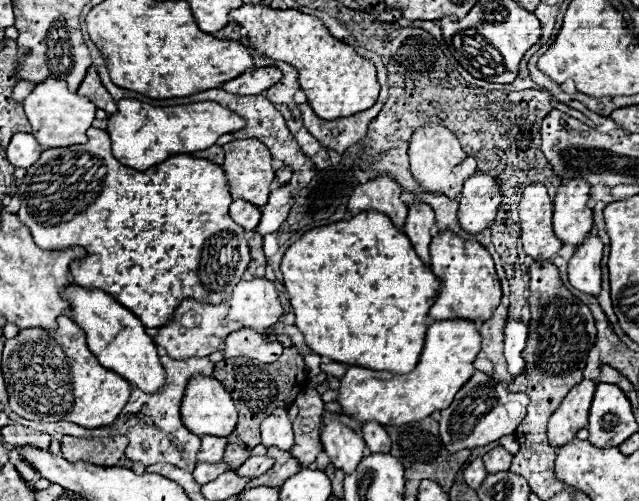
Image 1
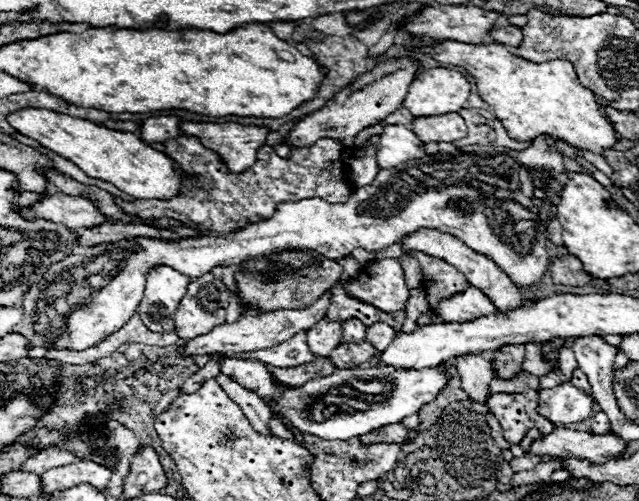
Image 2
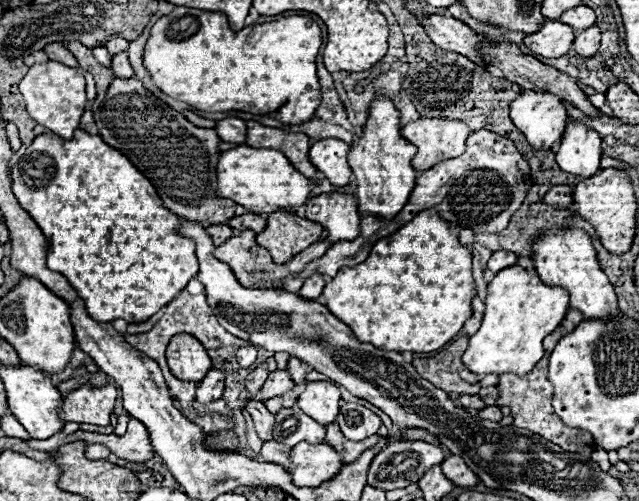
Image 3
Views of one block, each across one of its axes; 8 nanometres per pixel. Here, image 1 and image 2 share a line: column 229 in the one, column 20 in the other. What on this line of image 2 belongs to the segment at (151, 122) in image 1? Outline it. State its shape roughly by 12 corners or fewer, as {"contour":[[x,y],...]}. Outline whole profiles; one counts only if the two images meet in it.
{"contour":[[22,108],[6,120],[86,176],[138,200],[180,190],[132,132]]}

